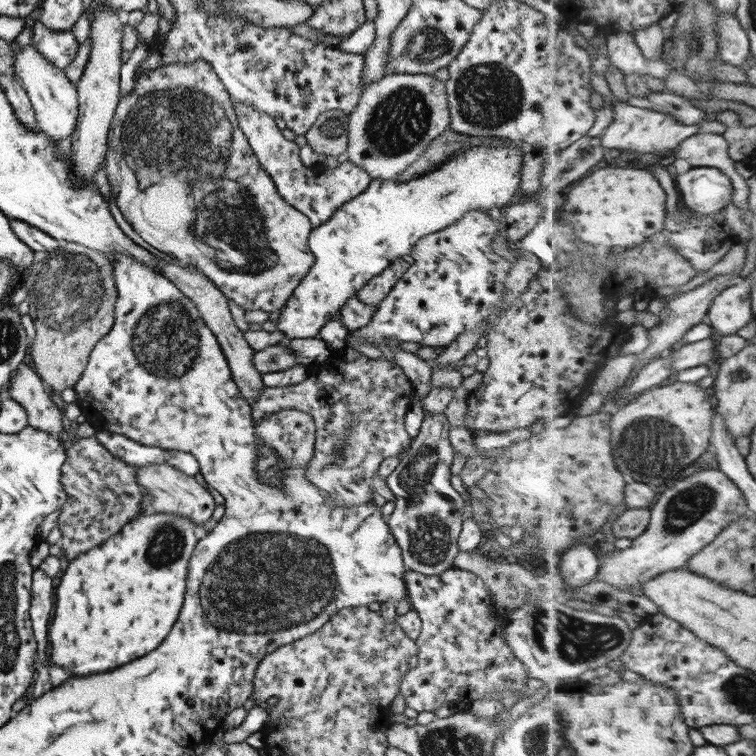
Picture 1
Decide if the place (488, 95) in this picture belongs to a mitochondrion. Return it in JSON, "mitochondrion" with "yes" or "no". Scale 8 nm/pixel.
{"mitochondrion":"yes"}

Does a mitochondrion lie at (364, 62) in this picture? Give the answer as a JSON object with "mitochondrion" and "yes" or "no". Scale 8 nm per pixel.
{"mitochondrion":"no"}

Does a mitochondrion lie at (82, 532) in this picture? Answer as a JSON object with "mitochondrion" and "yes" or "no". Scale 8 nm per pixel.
{"mitochondrion":"no"}

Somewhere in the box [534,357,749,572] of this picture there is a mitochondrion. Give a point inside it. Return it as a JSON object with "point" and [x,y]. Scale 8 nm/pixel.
{"point":[645,444]}

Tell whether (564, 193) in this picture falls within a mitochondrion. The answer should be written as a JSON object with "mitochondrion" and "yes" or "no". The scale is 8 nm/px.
{"mitochondrion":"no"}

